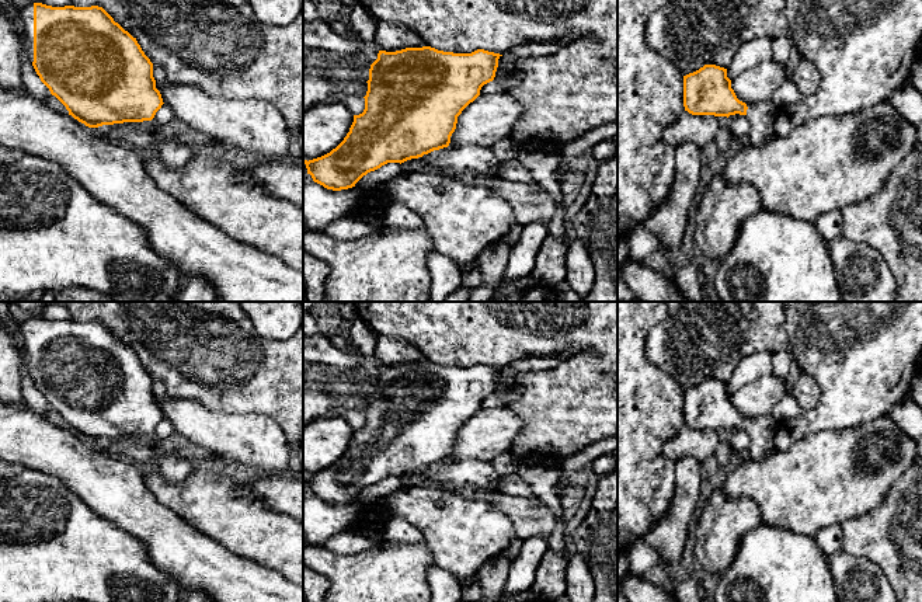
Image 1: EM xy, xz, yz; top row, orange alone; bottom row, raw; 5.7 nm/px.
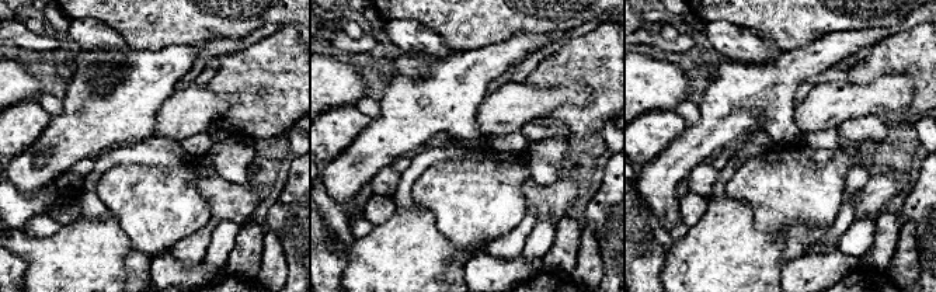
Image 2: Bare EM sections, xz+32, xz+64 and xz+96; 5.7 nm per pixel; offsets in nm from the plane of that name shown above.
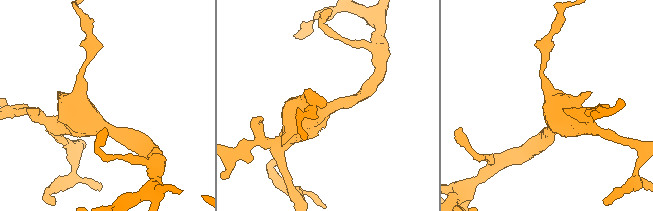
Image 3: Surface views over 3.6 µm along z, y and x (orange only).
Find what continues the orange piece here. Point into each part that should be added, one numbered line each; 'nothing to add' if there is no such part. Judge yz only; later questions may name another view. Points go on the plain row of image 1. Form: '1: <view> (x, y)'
1: yz (761, 430)

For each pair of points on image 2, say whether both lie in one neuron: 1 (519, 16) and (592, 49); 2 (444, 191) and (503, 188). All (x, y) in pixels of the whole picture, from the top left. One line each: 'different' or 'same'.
1: different
2: same

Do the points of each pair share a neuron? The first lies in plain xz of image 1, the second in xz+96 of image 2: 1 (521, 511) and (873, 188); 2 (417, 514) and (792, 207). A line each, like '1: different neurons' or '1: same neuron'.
1: same neuron
2: same neuron

